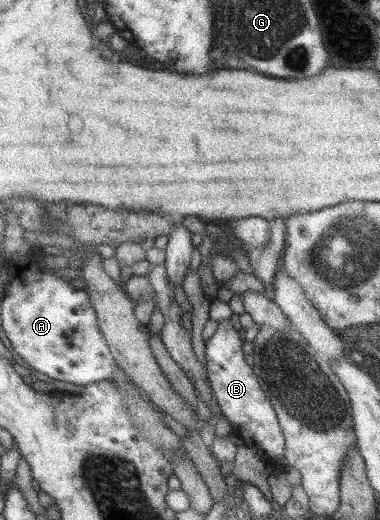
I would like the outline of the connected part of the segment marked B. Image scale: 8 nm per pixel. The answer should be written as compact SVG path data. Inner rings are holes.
M229 319L217 321L215 332L211 334L211 338L205 340L204 344L208 384L222 416L231 424L233 432L241 438L244 445L254 450L270 470L284 471L287 467L283 456L284 436L278 426L278 418L269 399L261 390L253 369L243 359L245 356L241 344L243 344L242 333L231 326Z

